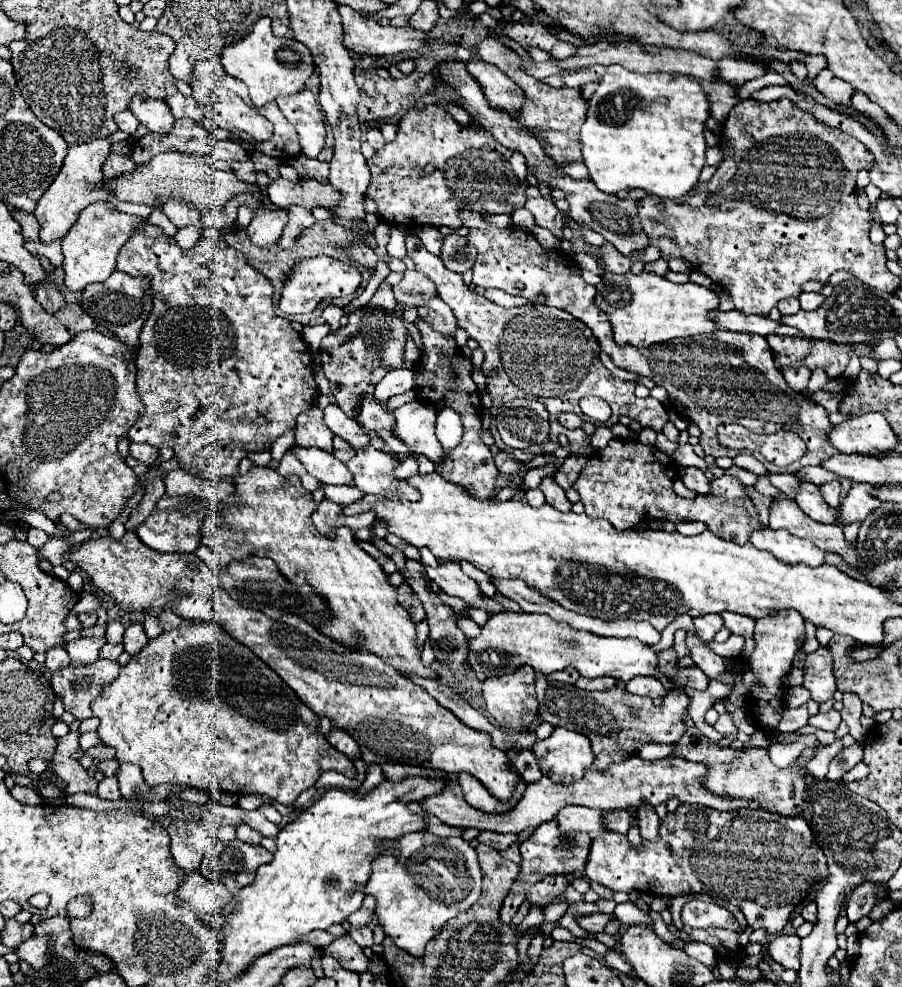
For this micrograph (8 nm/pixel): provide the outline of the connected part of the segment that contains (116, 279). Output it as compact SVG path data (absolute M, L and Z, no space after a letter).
M114 270L112 276L100 284L88 284L82 292L82 308L100 324L106 326L112 334L116 334L130 350L136 354L138 350L138 334L152 310L150 298L150 280L148 278L134 278L130 274Z

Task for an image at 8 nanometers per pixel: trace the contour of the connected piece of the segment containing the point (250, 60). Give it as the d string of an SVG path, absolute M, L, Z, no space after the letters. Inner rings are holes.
M260 18L240 40L232 42L230 46L224 46L220 60L230 76L242 80L248 86L250 98L256 108L262 108L278 96L302 90L314 70L310 50L306 50L306 46L294 38L274 36L270 18Z

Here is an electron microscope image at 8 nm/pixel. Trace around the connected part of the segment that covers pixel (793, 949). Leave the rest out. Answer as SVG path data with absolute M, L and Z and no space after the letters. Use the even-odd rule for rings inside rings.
M778 936L768 944L768 954L774 962L784 968L798 970L800 962L800 938L798 936Z

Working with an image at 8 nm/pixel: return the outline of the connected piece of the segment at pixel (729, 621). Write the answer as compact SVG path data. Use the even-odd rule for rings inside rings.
M722 612L720 616L724 618L724 626L726 626L732 634L740 634L740 636L746 638L746 646L744 646L742 654L750 654L750 646L754 646L754 642L752 642L754 618L746 618L746 616L734 614L734 612Z

